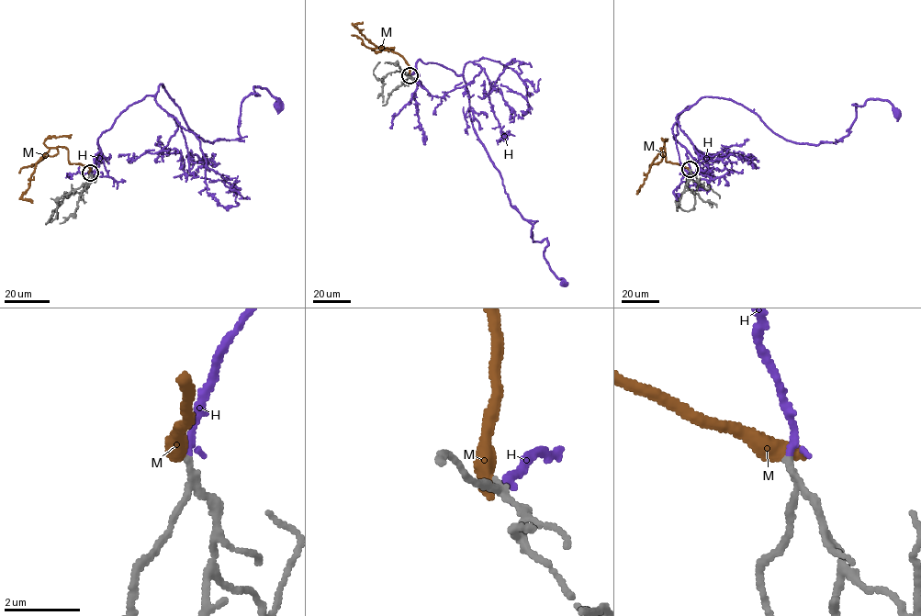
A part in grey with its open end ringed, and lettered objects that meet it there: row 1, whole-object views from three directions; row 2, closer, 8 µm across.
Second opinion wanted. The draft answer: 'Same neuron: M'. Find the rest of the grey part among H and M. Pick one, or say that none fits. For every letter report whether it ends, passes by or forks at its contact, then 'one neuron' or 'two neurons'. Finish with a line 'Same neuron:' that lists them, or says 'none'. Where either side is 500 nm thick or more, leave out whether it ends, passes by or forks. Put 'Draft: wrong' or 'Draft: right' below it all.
H: it ends | one neuron
M: two neurons
Same neuron: H
Draft: wrong

